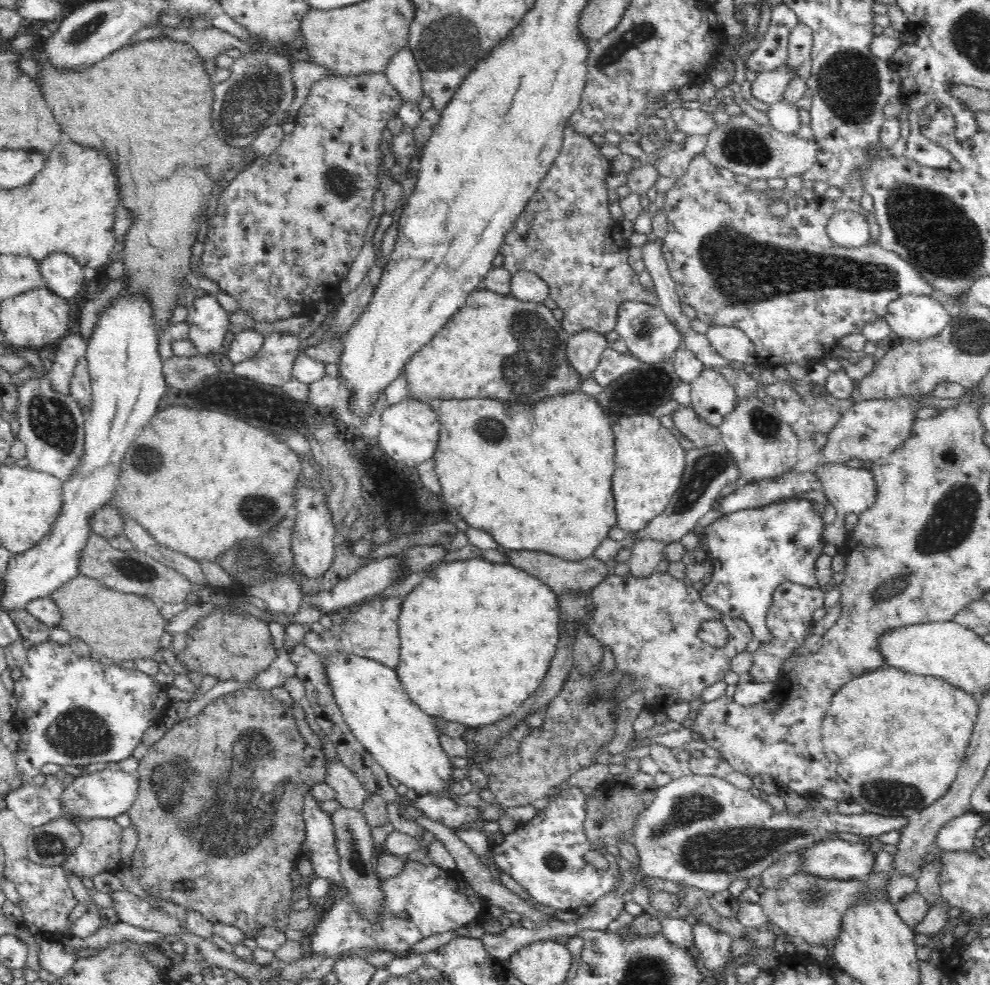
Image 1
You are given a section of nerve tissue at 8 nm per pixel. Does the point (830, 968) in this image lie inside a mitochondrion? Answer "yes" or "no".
no

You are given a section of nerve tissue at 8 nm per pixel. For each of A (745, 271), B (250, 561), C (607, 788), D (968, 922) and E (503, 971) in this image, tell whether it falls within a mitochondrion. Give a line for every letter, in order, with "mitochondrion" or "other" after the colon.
A: mitochondrion
B: mitochondrion
C: other
D: other
E: other

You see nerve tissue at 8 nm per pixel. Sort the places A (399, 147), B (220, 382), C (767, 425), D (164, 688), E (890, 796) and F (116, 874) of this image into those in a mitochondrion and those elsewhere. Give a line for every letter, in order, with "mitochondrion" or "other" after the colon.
A: other
B: mitochondrion
C: mitochondrion
D: other
E: mitochondrion
F: other

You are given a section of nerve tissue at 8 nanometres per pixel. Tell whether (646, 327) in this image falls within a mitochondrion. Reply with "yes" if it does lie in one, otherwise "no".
yes

